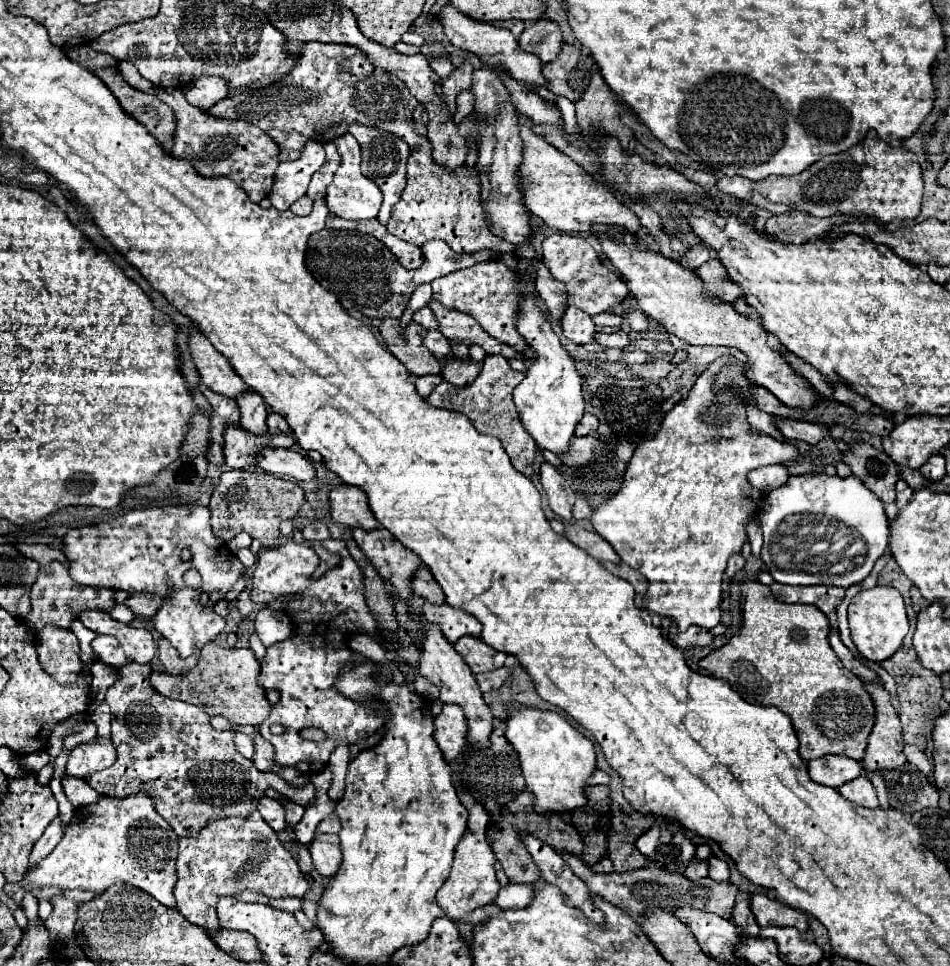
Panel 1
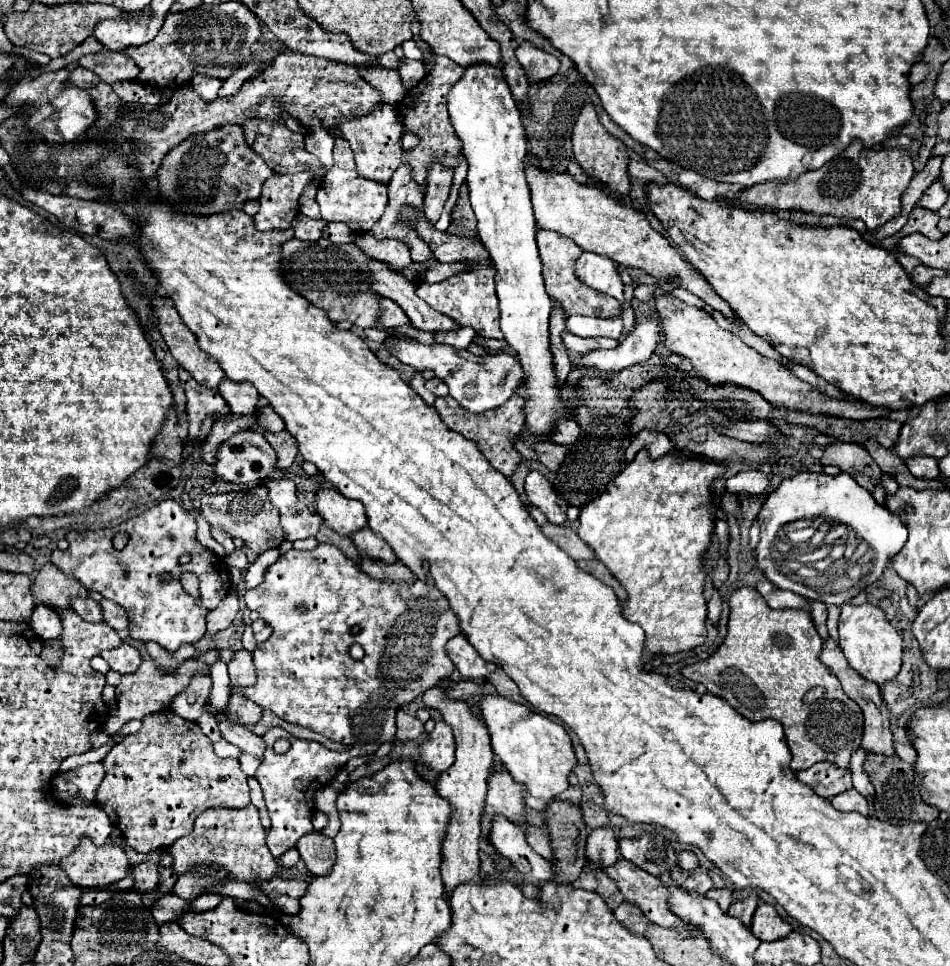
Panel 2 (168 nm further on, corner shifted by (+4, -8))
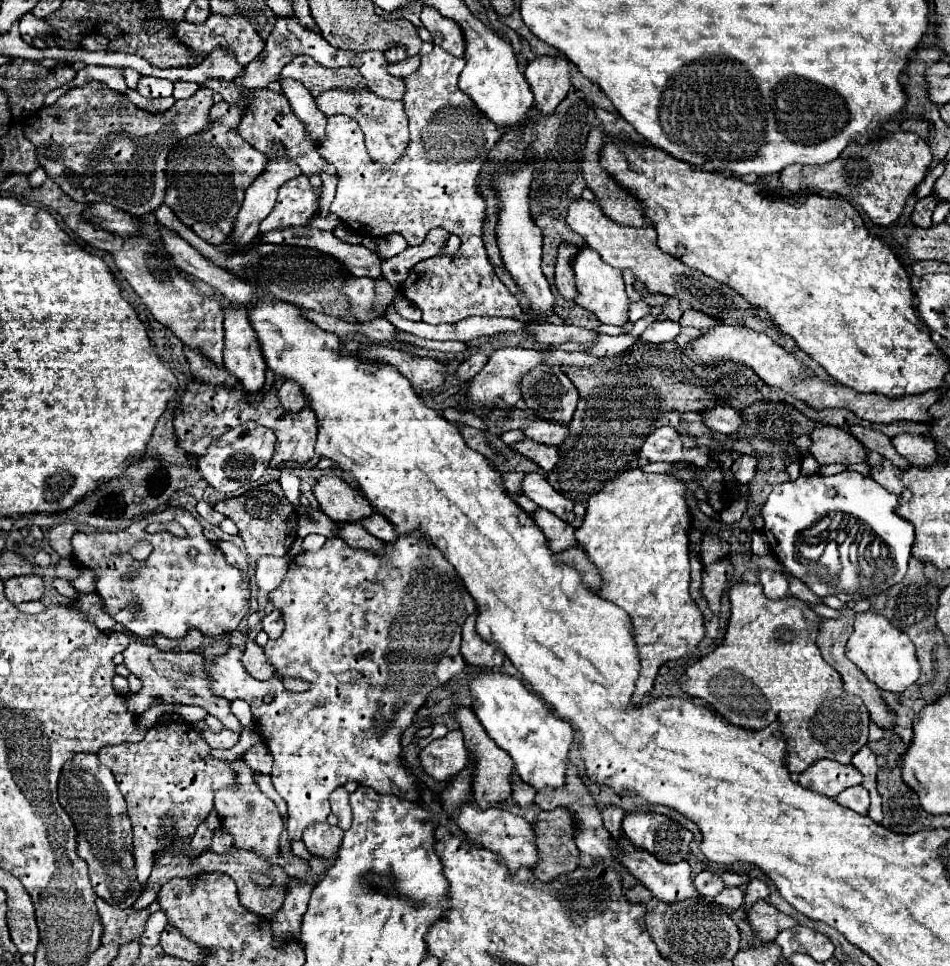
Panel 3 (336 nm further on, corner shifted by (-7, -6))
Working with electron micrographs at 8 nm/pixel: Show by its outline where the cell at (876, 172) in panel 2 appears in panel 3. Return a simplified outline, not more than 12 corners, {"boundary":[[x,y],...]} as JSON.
{"boundary":[[901,131],[791,165],[783,189],[851,197],[891,225],[925,179],[927,141]]}

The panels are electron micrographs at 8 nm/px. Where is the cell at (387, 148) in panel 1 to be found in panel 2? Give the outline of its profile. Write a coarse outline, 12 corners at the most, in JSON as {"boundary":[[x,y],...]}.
{"boundary":[[392,105],[340,125],[358,175],[388,185],[402,163]]}

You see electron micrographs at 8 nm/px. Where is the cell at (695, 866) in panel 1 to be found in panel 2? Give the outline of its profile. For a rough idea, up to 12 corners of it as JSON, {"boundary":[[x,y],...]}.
{"boundary":[[694,871],[680,887],[704,895],[712,889],[706,871]]}

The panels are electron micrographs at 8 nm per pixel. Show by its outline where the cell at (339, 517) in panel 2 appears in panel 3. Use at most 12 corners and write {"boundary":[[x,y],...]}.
{"boundary":[[323,475],[313,495],[323,513],[357,523],[373,513],[363,493]]}

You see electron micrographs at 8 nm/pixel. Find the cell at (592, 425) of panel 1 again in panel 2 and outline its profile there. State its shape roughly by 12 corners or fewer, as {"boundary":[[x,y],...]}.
{"boundary":[[574,419],[556,425],[550,439],[560,445],[576,443],[580,425]]}

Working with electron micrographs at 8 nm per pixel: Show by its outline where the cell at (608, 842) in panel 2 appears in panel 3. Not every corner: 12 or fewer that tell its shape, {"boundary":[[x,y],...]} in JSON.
{"boundary":[[619,805],[601,809],[605,829],[619,837],[625,811]]}

